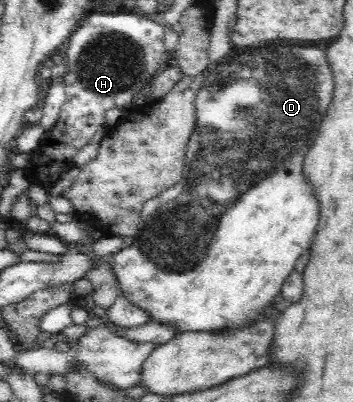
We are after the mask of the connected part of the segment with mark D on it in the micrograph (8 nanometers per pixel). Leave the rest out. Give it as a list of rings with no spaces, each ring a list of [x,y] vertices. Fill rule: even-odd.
[[[273,40],[267,45],[265,42],[239,49],[227,61],[214,61],[207,65],[206,71],[201,75],[203,79],[195,93],[195,129],[189,135],[184,161],[184,175],[179,183],[169,189],[163,190],[157,197],[152,197],[143,206],[140,217],[141,225],[129,247],[123,247],[112,256],[112,268],[117,276],[120,291],[133,305],[147,311],[152,321],[159,323],[172,323],[181,332],[193,331],[221,331],[221,329],[235,329],[255,321],[265,309],[271,305],[267,303],[281,291],[281,283],[291,275],[297,259],[309,249],[315,239],[315,229],[320,220],[320,209],[314,187],[306,180],[303,173],[303,162],[307,152],[319,133],[319,126],[327,113],[328,105],[332,102],[334,91],[334,77],[326,60],[325,50],[317,46],[303,46],[299,44],[277,44]]]

